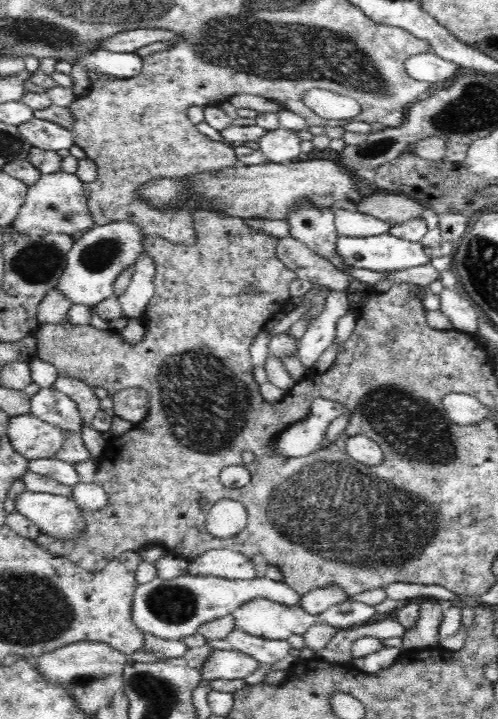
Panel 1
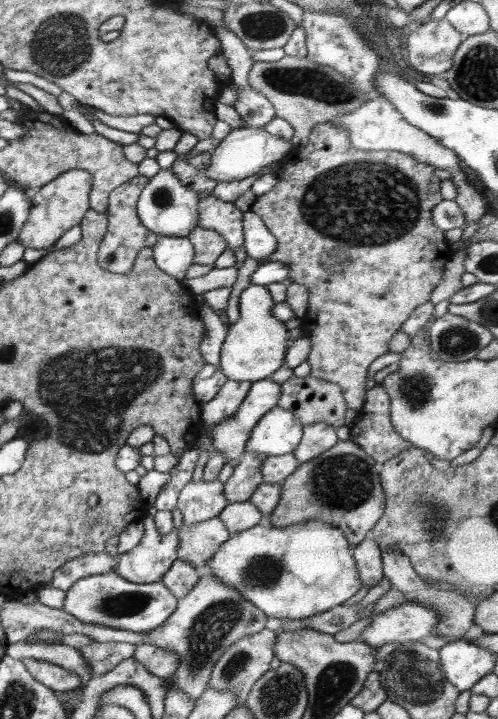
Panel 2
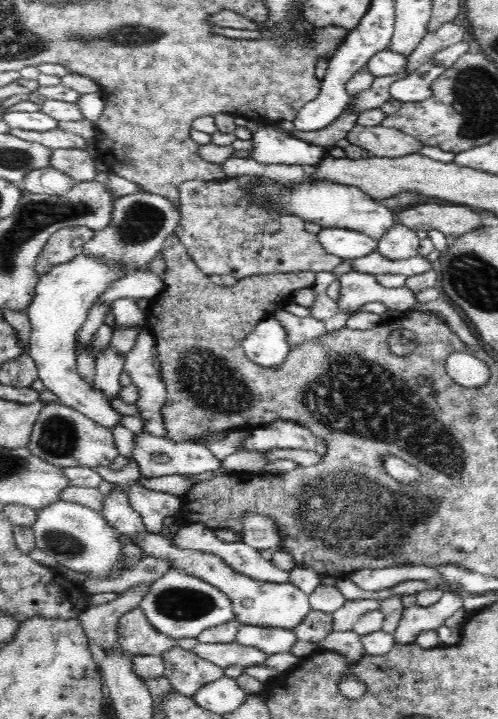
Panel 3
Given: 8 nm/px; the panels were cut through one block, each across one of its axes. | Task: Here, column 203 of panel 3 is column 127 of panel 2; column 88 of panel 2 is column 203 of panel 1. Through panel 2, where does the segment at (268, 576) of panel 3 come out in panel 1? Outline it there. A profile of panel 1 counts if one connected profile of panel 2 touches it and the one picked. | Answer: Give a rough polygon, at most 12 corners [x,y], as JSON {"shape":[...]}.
{"shape":[[212,549],[189,560],[192,576],[254,580],[244,553]]}

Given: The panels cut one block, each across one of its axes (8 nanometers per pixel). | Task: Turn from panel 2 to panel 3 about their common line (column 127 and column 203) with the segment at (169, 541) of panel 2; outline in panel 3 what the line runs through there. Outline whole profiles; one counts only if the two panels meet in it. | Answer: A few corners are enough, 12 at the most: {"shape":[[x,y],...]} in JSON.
{"shape":[[118,485],[102,513],[144,556],[230,597],[240,625],[294,630],[312,609],[293,579],[250,578],[148,532]]}

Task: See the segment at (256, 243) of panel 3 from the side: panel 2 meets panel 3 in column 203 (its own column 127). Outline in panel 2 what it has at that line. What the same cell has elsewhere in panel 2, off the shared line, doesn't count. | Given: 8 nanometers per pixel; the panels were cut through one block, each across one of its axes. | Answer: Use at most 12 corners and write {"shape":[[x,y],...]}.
{"shape":[[139,175],[109,195],[98,264],[119,275],[160,235],[141,224]]}

